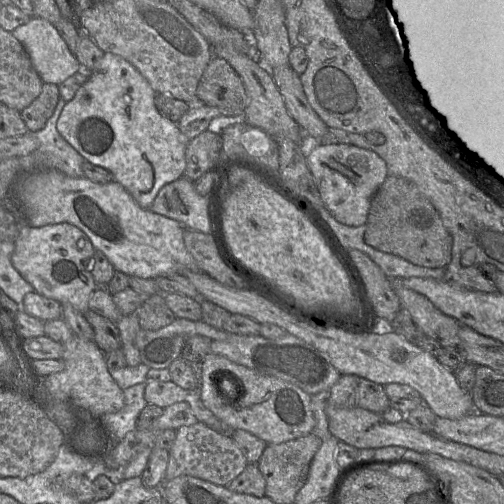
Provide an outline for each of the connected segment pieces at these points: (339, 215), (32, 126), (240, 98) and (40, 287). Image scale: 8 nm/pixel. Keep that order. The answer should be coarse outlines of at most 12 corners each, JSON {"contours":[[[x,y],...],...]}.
{"contours":[[[347,144],[306,159],[328,212],[365,225],[388,176],[384,160]],[[43,83],[21,111],[27,128],[42,129],[60,98],[58,84]],[[213,56],[196,89],[205,105],[242,117],[244,84]],[[70,223],[26,225],[11,262],[37,293],[84,314],[95,249]]]}

